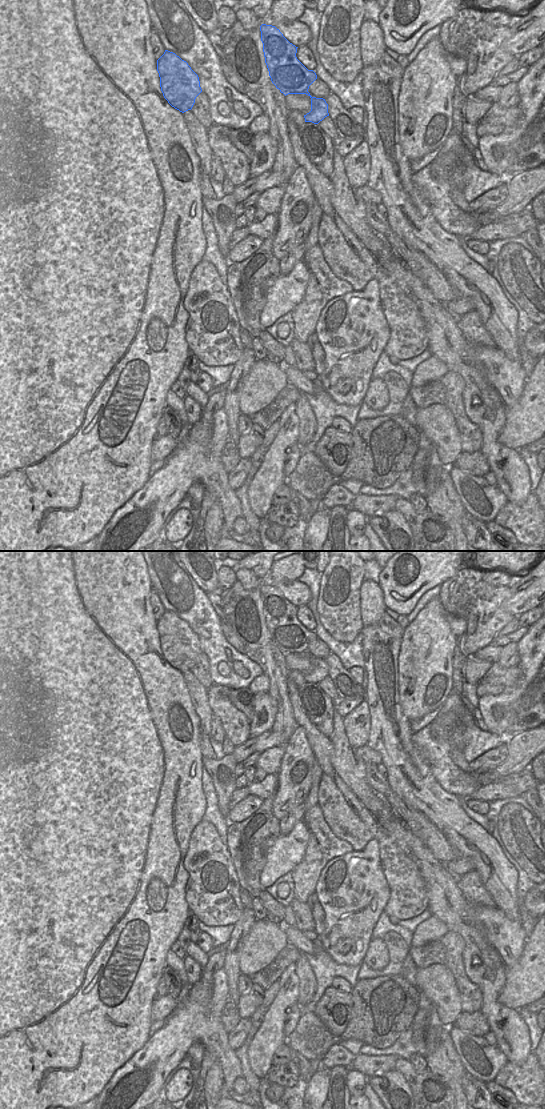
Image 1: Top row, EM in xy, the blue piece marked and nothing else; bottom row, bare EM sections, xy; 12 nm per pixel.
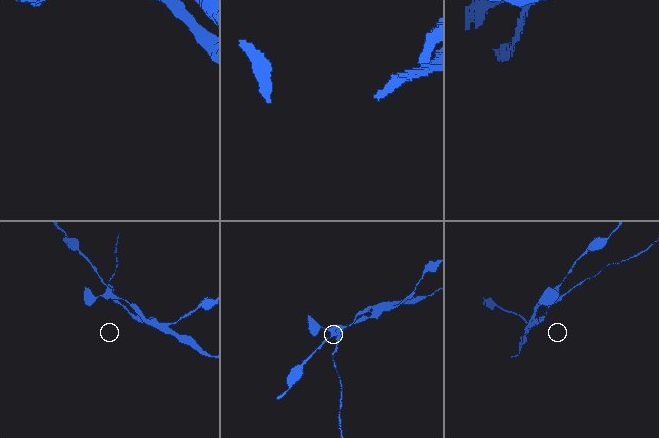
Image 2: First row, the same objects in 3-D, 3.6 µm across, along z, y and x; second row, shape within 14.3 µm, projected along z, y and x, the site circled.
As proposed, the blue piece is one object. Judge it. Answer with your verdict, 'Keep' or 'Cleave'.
Cleave

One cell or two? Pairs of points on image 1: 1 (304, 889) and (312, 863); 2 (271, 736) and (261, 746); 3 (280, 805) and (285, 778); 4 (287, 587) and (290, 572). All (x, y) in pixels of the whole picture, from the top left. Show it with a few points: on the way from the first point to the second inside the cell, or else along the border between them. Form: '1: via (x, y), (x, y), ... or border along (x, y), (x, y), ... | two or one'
1: via (305, 883), (305, 875), (309, 869) | one
2: via (269, 738), (263, 744) | one
3: via (285, 798), (285, 785) | one
4: border along (297, 579), (284, 579), (274, 581), (271, 584) | two

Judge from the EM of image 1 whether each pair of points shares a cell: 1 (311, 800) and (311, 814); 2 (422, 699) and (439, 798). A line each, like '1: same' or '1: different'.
1: different
2: different

